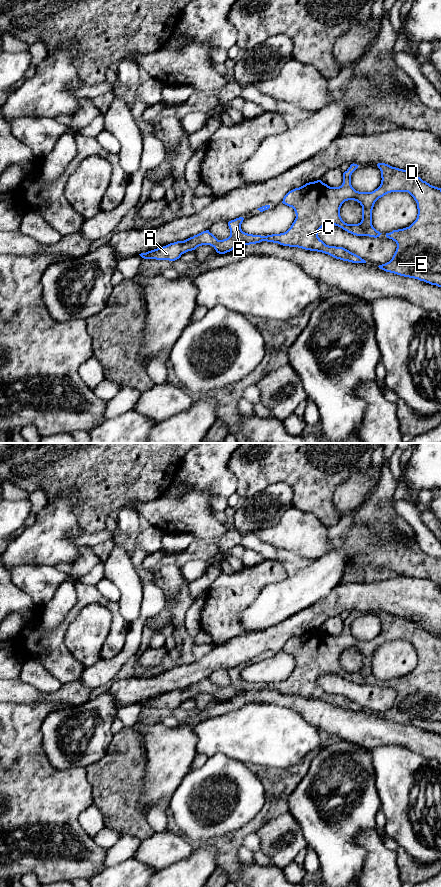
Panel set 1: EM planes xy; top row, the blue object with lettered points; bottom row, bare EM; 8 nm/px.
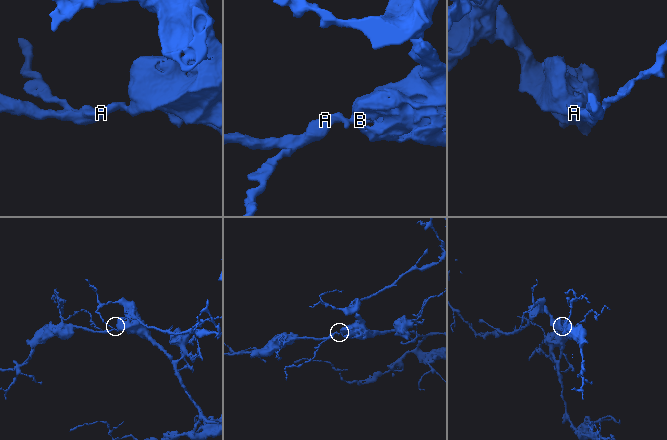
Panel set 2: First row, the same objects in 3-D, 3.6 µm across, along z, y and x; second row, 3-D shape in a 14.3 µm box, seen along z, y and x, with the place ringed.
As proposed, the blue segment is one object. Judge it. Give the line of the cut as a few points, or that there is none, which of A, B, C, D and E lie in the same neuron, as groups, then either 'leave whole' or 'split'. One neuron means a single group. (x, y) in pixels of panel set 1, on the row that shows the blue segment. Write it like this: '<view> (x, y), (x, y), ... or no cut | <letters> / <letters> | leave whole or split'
no cut | A B C D E | leave whole

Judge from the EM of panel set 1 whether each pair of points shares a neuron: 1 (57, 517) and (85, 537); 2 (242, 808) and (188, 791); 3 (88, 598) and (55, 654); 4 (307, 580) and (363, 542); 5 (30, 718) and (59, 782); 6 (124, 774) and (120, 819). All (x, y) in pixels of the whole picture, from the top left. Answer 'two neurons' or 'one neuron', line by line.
1: two neurons
2: one neuron
3: one neuron
4: one neuron
5: one neuron
6: one neuron

